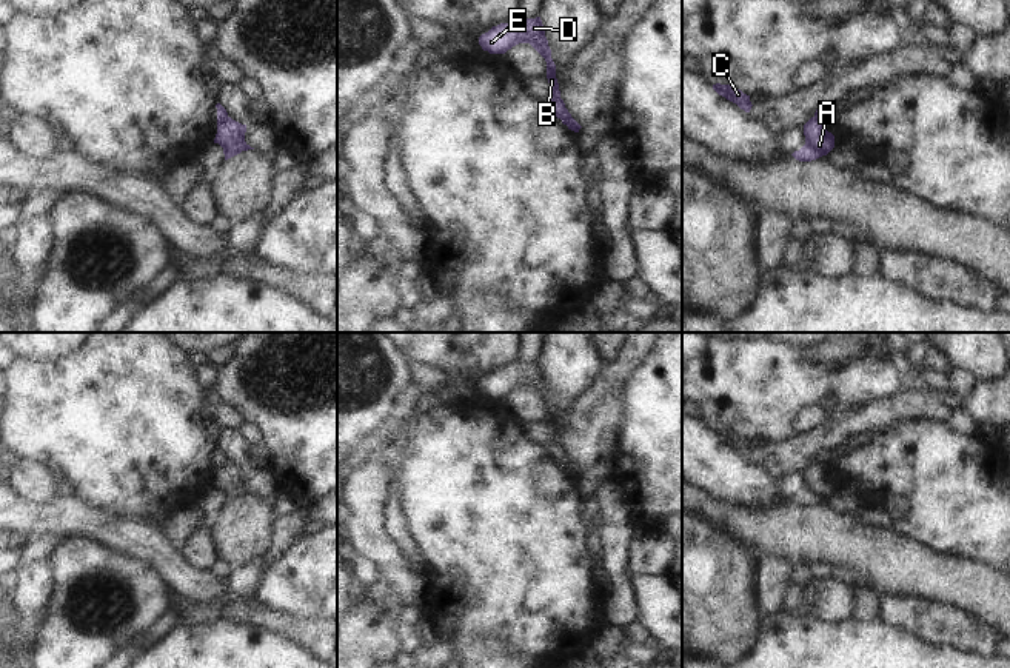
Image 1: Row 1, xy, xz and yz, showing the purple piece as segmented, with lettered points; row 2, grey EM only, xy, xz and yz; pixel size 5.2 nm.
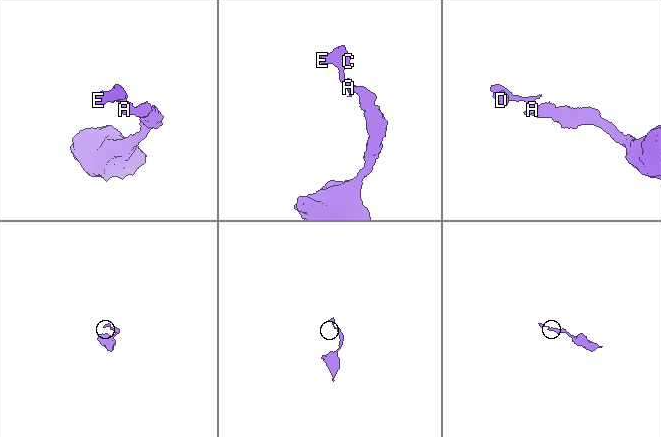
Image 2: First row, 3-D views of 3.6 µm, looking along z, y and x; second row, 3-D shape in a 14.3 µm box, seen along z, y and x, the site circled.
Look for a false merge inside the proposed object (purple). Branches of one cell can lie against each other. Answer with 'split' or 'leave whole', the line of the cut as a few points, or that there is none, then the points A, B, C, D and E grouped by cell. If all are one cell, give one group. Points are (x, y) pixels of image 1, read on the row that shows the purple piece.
split; cut xz (570, 117), (570, 122), (578, 130); groups A / B C D E

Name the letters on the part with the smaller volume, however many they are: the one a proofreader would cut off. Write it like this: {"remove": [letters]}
{"remove": ["B", "C", "D", "E"]}

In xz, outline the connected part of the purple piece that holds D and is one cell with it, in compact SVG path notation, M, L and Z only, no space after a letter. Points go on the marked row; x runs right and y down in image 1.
M517 17L510 23L493 26L488 32L479 37L479 45L490 54L505 54L519 43L530 43L545 58L547 78L551 86L551 95L545 103L548 105L550 111L568 126L568 129L579 132L579 129L570 123L571 114L560 99L559 83L556 78L556 65L551 58L551 49L548 46L540 17Z

